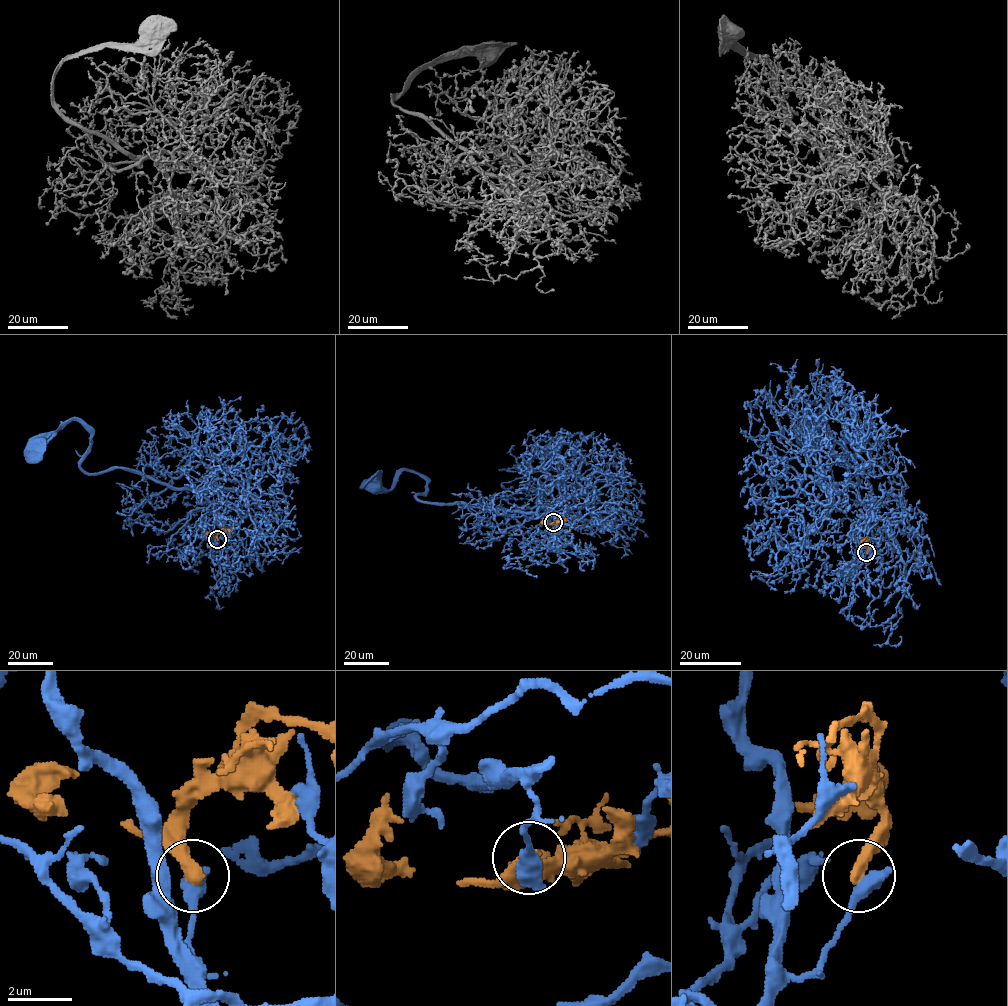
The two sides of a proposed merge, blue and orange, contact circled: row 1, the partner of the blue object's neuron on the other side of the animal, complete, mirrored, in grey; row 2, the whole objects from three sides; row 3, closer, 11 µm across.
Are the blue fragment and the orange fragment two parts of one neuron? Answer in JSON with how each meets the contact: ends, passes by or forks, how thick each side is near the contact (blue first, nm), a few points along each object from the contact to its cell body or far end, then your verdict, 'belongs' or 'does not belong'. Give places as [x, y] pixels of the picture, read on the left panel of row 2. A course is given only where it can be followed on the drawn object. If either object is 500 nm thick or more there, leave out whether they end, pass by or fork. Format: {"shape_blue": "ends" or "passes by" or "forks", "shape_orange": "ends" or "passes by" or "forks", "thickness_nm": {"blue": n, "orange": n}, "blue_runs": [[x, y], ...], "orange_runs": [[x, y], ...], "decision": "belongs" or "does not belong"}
{"thickness_nm": {"blue": 600, "orange": 400}, "blue_runs": [[217, 539], [208, 523], [217, 510], [199, 491], [122, 468], [86, 473], [90, 434], [77, 421], [39, 442]], "orange_runs": [[217, 539], [217, 535], [225, 528], [230, 532]], "decision": "does not belong"}

